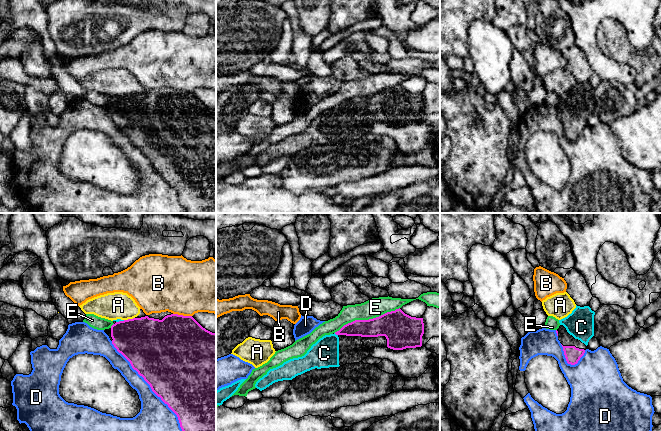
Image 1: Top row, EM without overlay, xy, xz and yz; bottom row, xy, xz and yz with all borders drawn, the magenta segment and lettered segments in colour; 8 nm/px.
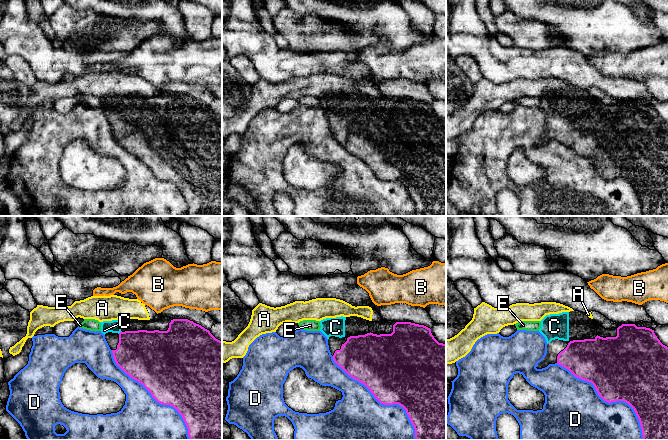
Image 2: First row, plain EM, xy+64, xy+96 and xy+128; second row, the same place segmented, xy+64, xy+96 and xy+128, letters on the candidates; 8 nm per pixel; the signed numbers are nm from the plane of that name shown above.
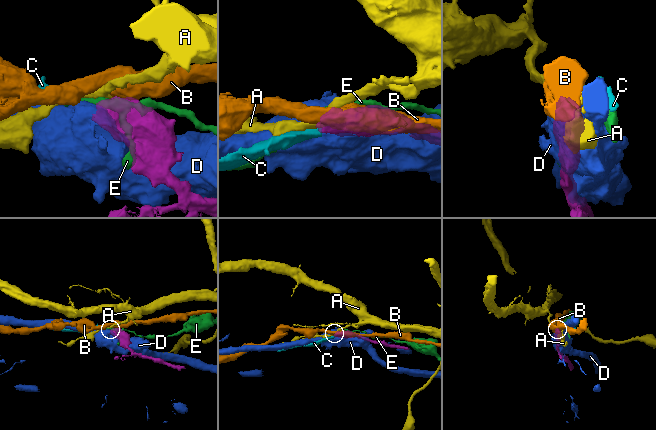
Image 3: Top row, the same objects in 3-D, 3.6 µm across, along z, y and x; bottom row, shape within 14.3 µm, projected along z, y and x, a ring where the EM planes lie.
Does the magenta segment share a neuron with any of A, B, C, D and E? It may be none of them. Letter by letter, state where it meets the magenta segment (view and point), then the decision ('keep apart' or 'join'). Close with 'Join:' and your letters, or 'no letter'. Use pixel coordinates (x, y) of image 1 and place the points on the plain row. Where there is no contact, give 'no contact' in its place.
A: meets magenta in xy at (129, 95); keep apart
B: meets magenta in xy at (182, 91); keep apart
C: meets magenta in xz at (336, 110); join
D: meets magenta in xy at (150, 162); keep apart
E: meets magenta in xz at (366, 96); keep apart
Join: C

